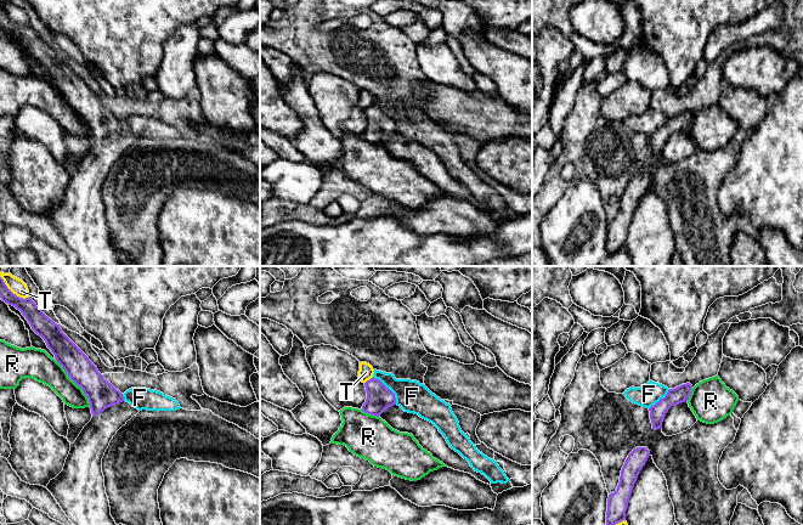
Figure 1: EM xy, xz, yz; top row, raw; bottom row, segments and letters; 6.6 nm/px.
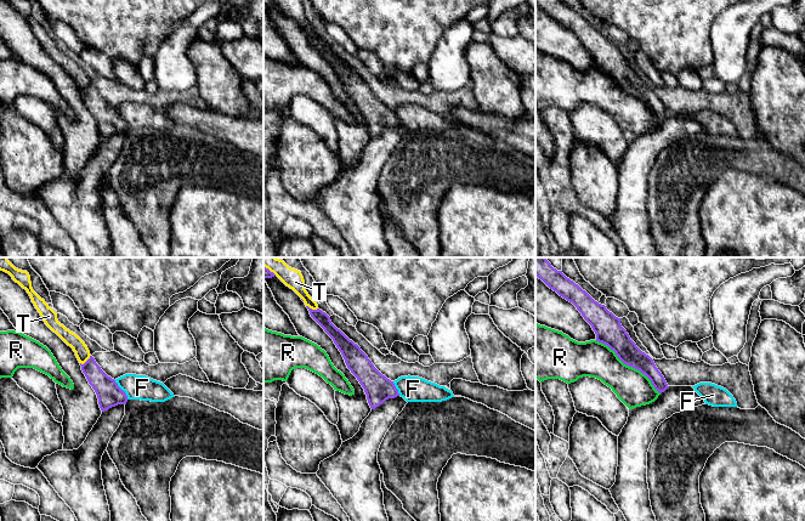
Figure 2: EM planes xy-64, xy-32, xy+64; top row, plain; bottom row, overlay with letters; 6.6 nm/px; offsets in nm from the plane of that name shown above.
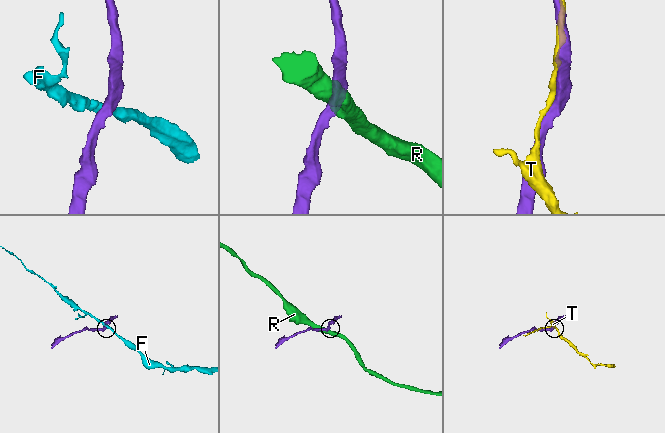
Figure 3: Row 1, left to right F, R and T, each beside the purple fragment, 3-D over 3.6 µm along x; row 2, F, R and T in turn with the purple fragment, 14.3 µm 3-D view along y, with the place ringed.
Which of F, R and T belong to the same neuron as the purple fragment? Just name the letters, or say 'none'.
none

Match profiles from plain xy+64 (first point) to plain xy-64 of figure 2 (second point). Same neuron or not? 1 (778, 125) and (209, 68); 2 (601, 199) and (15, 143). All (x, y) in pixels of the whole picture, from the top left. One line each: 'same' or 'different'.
1: same
2: same

